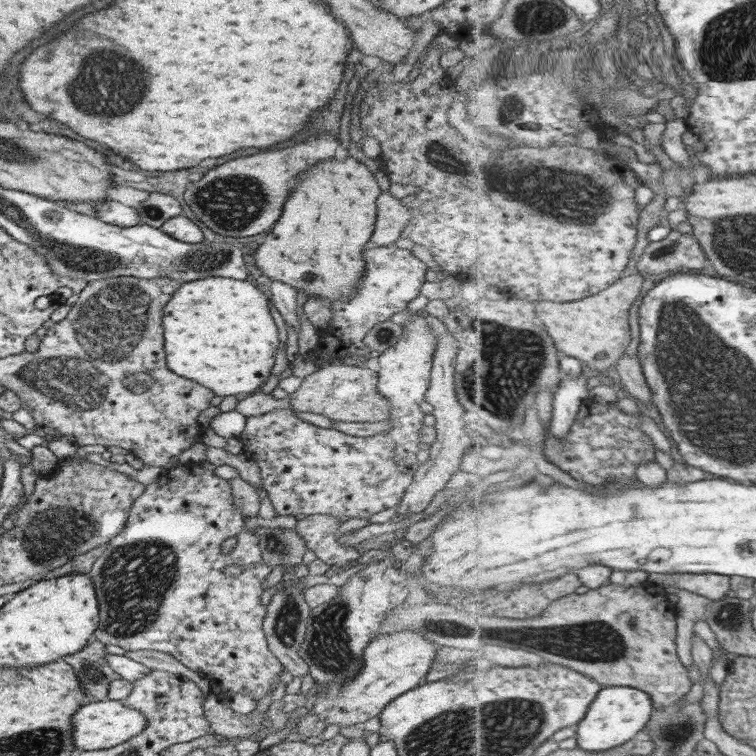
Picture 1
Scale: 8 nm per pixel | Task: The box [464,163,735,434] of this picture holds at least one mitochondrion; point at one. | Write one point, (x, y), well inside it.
(571, 197)

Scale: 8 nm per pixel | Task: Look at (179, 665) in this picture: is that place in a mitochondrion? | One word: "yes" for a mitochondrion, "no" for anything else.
no

